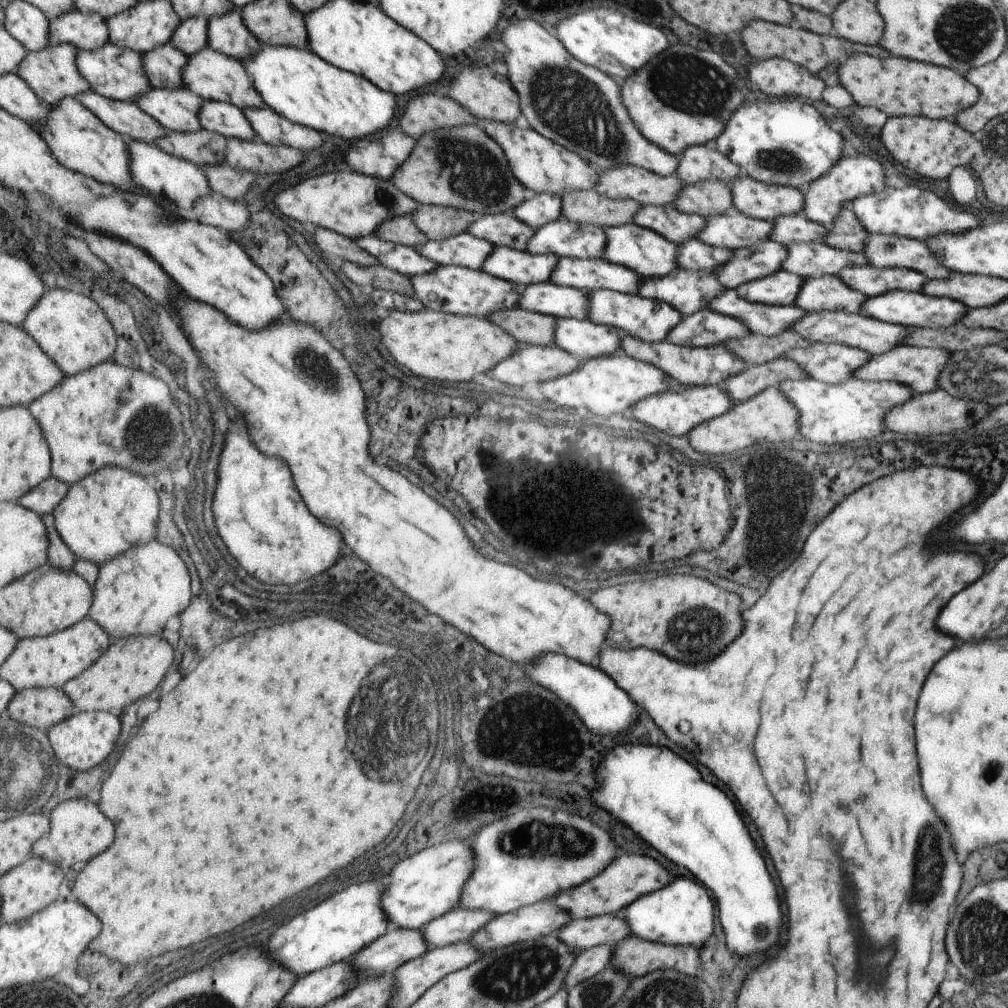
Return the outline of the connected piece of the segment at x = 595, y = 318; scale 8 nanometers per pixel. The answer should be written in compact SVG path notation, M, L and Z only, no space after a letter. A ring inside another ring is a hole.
M610 289L594 290L588 293L588 319L601 325L613 326L623 334L643 339L644 342L664 342L676 324L680 324L682 314L671 303L644 298L641 295L626 294Z

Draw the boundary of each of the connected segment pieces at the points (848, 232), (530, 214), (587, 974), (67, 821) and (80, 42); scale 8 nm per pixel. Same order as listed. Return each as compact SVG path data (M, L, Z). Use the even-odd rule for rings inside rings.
M846 205L832 230L827 234L825 243L844 252L863 253L868 235L868 230L858 220L853 209Z
M531 194L518 209L512 211L520 222L538 230L563 216L563 199L558 194Z
M598 945L591 949L584 949L577 955L568 972L568 978L564 982L566 990L570 990L573 986L587 981L588 978L592 978L606 969L615 958L615 950L609 945Z
M76 798L60 804L51 819L52 834L36 843L35 856L47 858L65 870L80 862L90 862L94 856L106 852L116 840L116 824L106 816L100 804L94 804L88 798Z
M78 9L54 18L51 24L54 46L74 44L79 50L102 50L111 42L110 24L101 14L88 14Z

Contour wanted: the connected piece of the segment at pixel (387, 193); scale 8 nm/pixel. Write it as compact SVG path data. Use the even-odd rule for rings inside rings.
M344 170L323 173L288 187L288 190L276 196L275 204L293 219L335 230L354 240L376 235L380 226L390 218L410 216L420 208L420 203L410 195L404 194L391 179Z

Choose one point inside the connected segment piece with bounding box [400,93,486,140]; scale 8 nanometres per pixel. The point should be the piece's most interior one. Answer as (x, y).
(425, 113)

